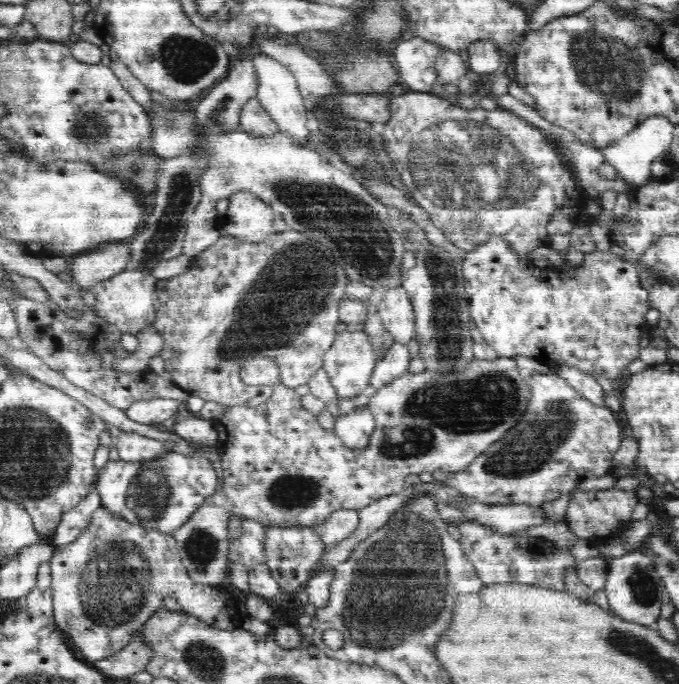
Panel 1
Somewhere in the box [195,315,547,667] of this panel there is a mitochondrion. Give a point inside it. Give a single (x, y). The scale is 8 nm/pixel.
(400, 585)

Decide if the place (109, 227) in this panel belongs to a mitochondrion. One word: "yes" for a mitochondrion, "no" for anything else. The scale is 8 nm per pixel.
no

